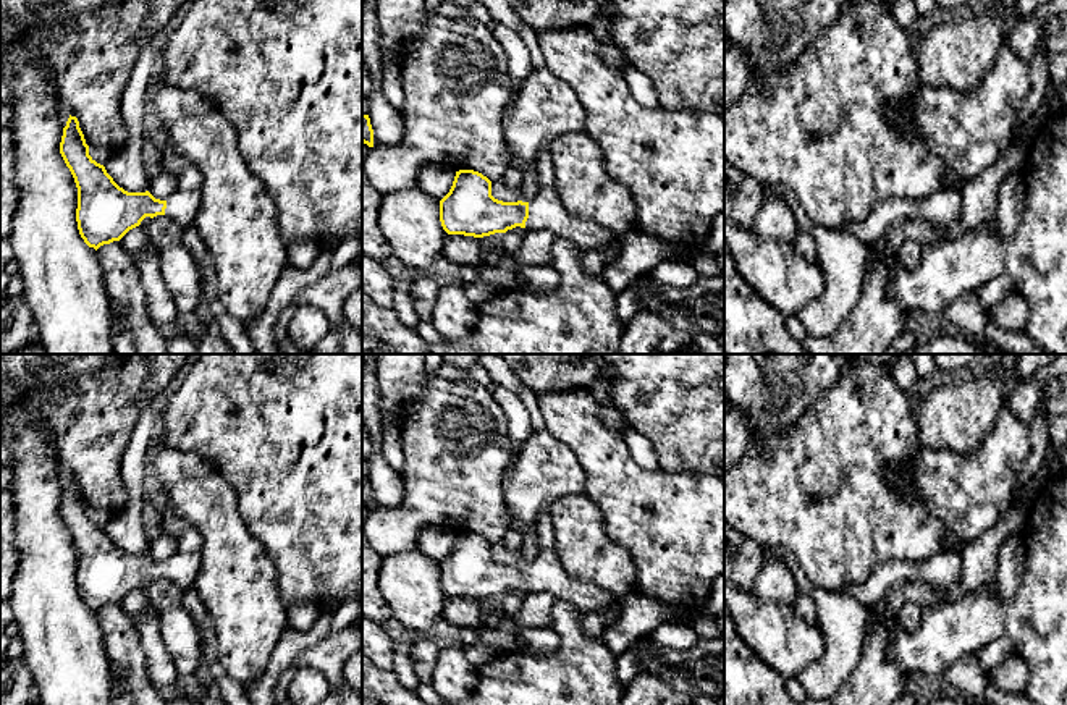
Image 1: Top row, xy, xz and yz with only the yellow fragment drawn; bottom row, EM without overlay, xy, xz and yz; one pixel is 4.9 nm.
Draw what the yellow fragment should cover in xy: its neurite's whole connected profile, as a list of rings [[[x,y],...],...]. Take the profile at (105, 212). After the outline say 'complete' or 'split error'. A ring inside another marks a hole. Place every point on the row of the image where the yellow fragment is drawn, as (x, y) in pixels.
[[[76,116],[68,118],[63,128],[60,142],[60,154],[70,168],[76,188],[78,188],[78,209],[76,222],[81,238],[89,247],[95,251],[113,241],[120,241],[129,230],[141,225],[146,217],[167,215],[179,223],[183,228],[192,225],[202,201],[200,191],[176,191],[167,201],[155,199],[149,191],[146,192],[128,192],[120,188],[113,178],[107,173],[105,167],[97,163],[89,155],[89,146],[86,144],[84,134],[79,128]]] | split error

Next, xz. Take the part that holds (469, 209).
[[[550,147],[538,150],[535,176],[540,189],[532,201],[503,202],[491,196],[491,181],[482,173],[456,171],[449,192],[440,201],[443,230],[474,238],[506,233],[516,226],[527,231],[545,230],[587,251],[619,243],[621,236],[614,231],[566,212],[555,188]]] | split error

